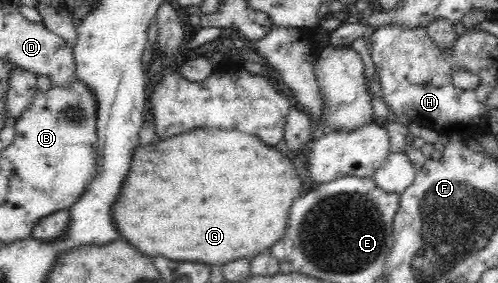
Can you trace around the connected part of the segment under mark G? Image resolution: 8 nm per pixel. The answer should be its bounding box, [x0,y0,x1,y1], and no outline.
[112,128,302,266]

